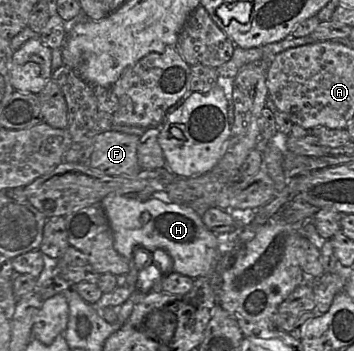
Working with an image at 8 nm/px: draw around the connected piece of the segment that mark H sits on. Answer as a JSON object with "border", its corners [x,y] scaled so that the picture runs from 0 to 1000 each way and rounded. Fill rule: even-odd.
{"border":[[[336,553],[302,556],[282,587],[305,621],[325,712],[364,749],[376,735],[384,741],[384,707],[410,709],[410,718],[387,721],[387,738],[401,749],[432,732],[438,709],[460,709],[486,738],[486,775],[554,795],[602,769],[616,675],[582,647],[568,613],[534,587],[469,578],[441,564],[395,573]]]}

